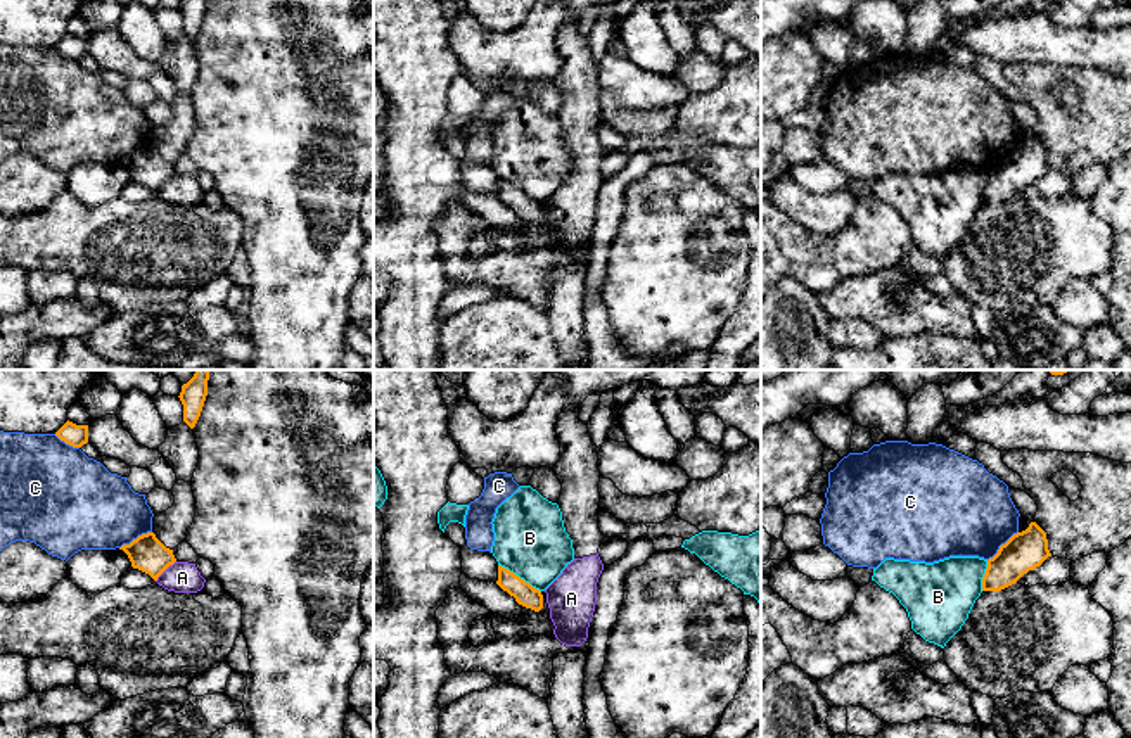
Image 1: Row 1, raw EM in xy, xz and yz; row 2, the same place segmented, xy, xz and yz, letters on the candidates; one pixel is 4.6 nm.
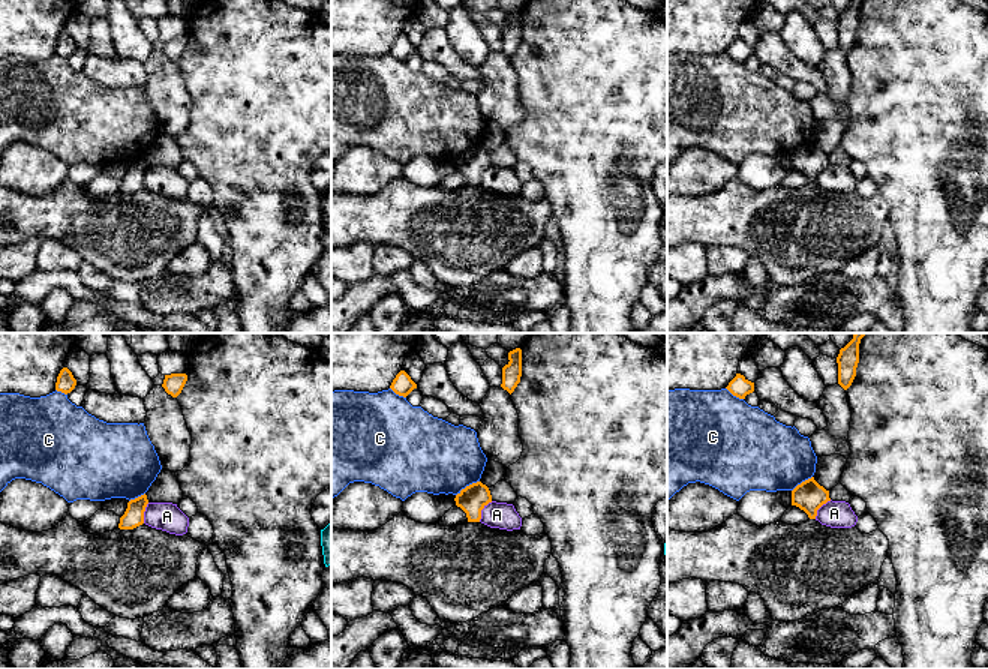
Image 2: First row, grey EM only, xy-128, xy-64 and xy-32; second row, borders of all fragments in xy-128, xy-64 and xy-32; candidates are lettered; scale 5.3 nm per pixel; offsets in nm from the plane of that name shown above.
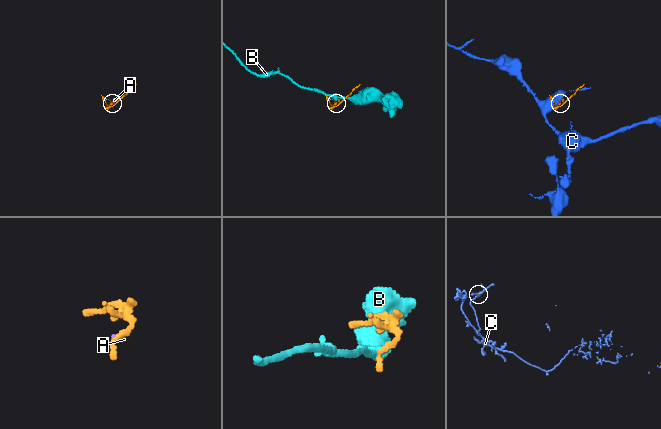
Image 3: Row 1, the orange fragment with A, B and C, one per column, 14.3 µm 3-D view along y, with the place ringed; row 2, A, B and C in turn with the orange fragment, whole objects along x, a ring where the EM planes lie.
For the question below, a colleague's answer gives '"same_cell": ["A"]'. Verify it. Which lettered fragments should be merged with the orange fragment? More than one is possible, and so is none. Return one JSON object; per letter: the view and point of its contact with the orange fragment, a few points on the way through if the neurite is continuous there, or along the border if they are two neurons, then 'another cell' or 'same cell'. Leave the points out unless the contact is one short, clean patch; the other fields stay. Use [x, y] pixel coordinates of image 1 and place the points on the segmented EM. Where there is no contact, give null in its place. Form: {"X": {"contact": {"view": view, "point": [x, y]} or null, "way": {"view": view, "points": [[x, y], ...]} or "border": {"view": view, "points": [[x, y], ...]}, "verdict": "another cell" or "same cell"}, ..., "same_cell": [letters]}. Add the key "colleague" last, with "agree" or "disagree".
{"A": {"contact": {"view": "xy", "point": [165, 569]}, "border": {"view": "xy", "points": [[175, 560], [156, 581]]}, "verdict": "another cell"}, "B": {"contact": {"view": "xz", "point": [517, 576]}, "verdict": "another cell"}, "C": {"contact": {"view": "yz", "point": [1002, 545]}, "verdict": "another cell"}, "same_cell": [], "colleague": "disagree"}

